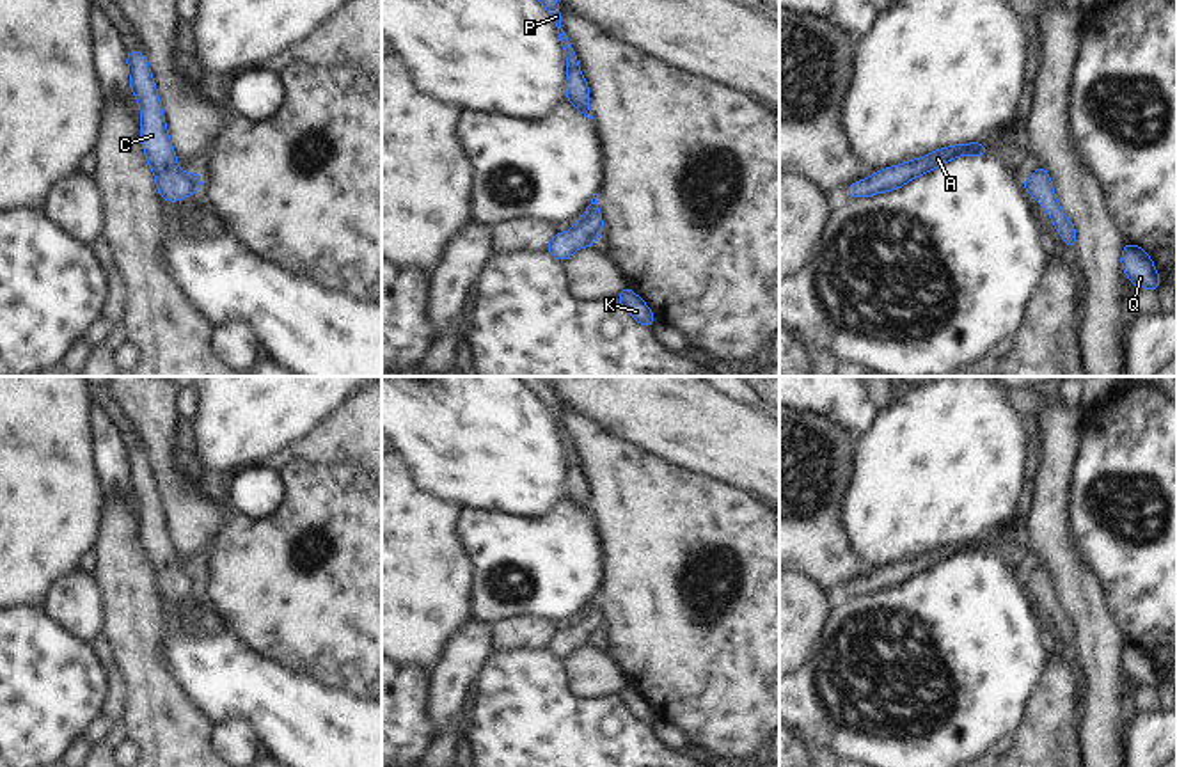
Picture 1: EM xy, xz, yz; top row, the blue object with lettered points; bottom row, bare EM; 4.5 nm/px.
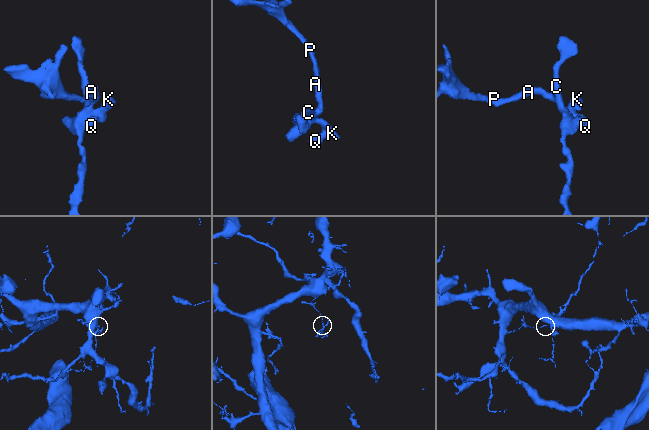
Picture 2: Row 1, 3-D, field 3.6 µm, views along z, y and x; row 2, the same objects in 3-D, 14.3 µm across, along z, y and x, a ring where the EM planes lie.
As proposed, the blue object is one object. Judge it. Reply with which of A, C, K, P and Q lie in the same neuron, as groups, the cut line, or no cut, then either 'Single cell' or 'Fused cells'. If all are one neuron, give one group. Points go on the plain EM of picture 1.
Groups: A C K P Q. No split. Single cell.

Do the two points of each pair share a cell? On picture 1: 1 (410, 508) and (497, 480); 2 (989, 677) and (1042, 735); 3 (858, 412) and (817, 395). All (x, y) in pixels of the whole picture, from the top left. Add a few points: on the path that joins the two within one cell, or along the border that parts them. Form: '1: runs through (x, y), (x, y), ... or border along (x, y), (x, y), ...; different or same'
1: border along (409, 469), (425, 492), (462, 510); different
2: border along (1042, 679), (1028, 705), (1026, 719), (1016, 734); different
3: runs through (847, 402), (840, 395), (828, 395); same

